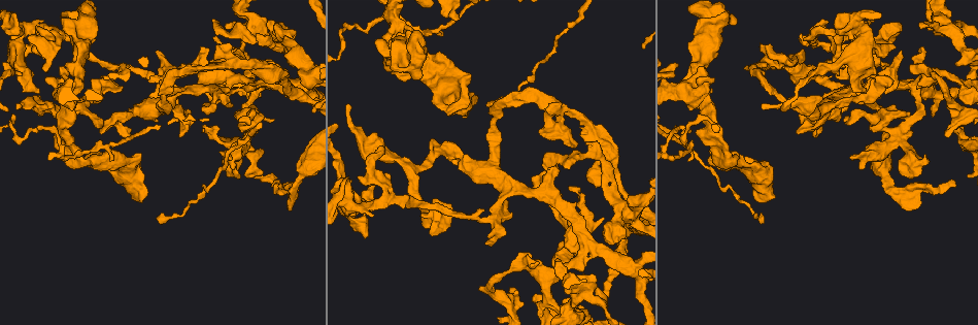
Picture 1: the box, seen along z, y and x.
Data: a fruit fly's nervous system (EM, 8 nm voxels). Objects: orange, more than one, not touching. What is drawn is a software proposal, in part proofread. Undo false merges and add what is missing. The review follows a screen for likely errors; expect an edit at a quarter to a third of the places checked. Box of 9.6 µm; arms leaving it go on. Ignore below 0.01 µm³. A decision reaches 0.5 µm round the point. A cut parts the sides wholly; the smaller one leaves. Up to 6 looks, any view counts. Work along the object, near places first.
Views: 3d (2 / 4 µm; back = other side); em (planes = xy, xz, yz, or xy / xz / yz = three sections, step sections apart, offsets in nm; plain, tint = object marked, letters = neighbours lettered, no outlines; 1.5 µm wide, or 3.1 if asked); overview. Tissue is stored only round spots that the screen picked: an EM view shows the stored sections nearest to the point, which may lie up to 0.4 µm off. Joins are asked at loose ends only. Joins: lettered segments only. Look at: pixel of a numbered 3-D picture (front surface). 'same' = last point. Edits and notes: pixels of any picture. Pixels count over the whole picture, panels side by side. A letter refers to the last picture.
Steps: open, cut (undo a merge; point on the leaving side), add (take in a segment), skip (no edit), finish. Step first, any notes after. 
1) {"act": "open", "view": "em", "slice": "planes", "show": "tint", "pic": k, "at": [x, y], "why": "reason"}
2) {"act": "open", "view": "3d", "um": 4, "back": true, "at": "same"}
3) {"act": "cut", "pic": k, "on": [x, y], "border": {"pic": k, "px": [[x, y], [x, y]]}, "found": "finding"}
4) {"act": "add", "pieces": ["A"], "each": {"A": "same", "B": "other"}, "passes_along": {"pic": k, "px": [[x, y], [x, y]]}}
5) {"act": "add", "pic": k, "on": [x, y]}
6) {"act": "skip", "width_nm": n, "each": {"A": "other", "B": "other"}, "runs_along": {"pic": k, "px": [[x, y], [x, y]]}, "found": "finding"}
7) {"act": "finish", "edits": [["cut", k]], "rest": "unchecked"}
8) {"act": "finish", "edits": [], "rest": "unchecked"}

{"act": "open", "view": "3d", "um": 4, "pic": 1, "at": [141, 201], "why": "branch stops here"}

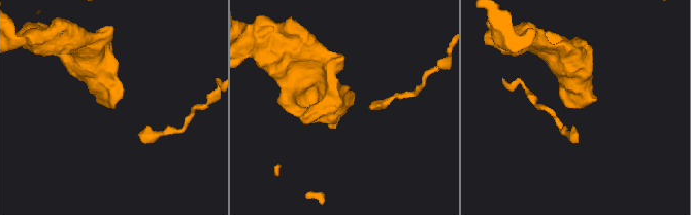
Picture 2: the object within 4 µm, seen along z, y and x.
{"act": "open", "view": "em", "slice": "planes", "show": "tint", "pic": 2, "at": [575, 107]}

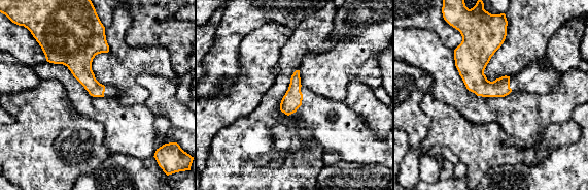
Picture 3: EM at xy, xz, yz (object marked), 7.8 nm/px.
{"act": "open", "view": "em", "slice": "planes", "show": "letters", "at": "same"}

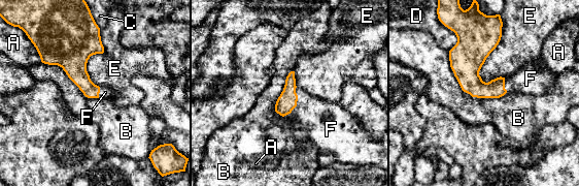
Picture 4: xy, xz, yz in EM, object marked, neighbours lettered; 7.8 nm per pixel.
{"act": "add", "pieces": ["F"], "each": {"A": "other", "B": "other", "C": "other", "D": "other", "E": "other", "F": "same"}, "found": "it goes on there"}

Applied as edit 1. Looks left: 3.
{"act": "open", "view": "em", "slice": "yz", "step": 4, "show": "letters", "pic": 1, "at": [74, 85], "why": "four or more arms meet"}

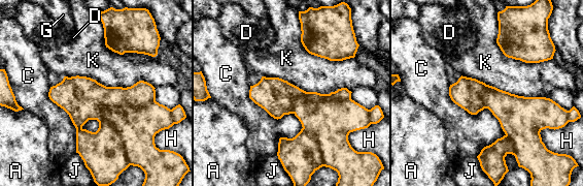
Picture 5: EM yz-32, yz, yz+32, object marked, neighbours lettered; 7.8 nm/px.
{"act": "skip", "each": {"A": "other", "C": "other", "D": "other", "G": "other", "H": "other", "J": "other", "K": "other"}, "border": {"pic": 5, "px": [[64, 75], [155, 88]]}, "found": "one neuron here"}

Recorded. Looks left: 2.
{"act": "open", "view": "3d", "um": 2, "pic": 1, "at": [860, 42]}

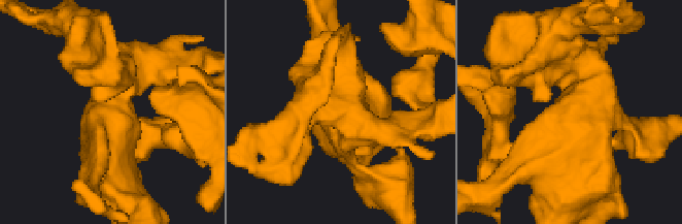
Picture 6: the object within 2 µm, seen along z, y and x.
{"act": "open", "view": "em", "slice": "planes", "show": "letters", "pic": 6, "at": [344, 119], "why": "now the EM"}

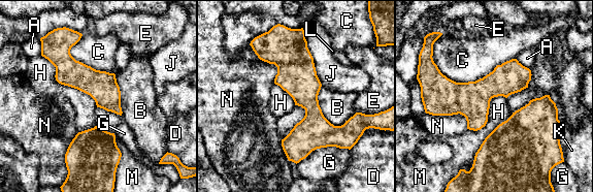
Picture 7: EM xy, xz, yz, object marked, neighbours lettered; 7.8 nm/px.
{"act": "skip", "each": {"A": "other", "B": "other", "C": "other", "D": "other", "E": "other", "G": "other", "H": "other", "J": "other", "K": "other", "L": "other", "M": "other", "N": "other"}, "found": "all the same neuron"}

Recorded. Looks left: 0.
{"act": "finish", "edits": [["add", 4]], "rest": "unchecked"}

